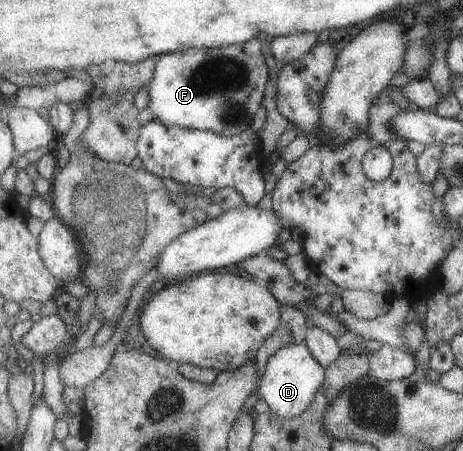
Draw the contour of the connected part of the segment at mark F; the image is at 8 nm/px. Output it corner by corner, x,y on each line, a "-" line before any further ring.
257,36
250,42
234,44
226,48
192,50
192,52
182,50
161,56
148,92
149,108
154,114
154,120
188,130
212,130
226,138
240,136
248,131
248,128
258,125
256,116
262,108
262,102
266,98
266,88
270,82
270,68
266,62
266,54
262,50
264,50
264,42

